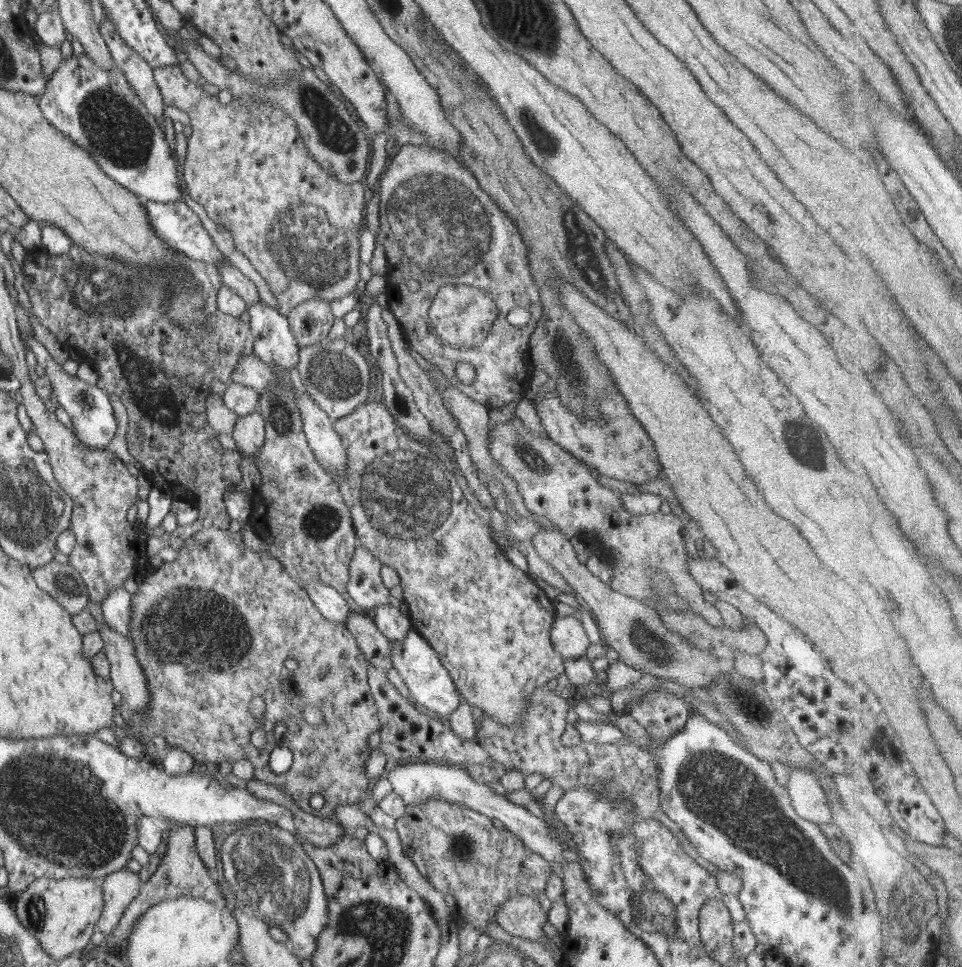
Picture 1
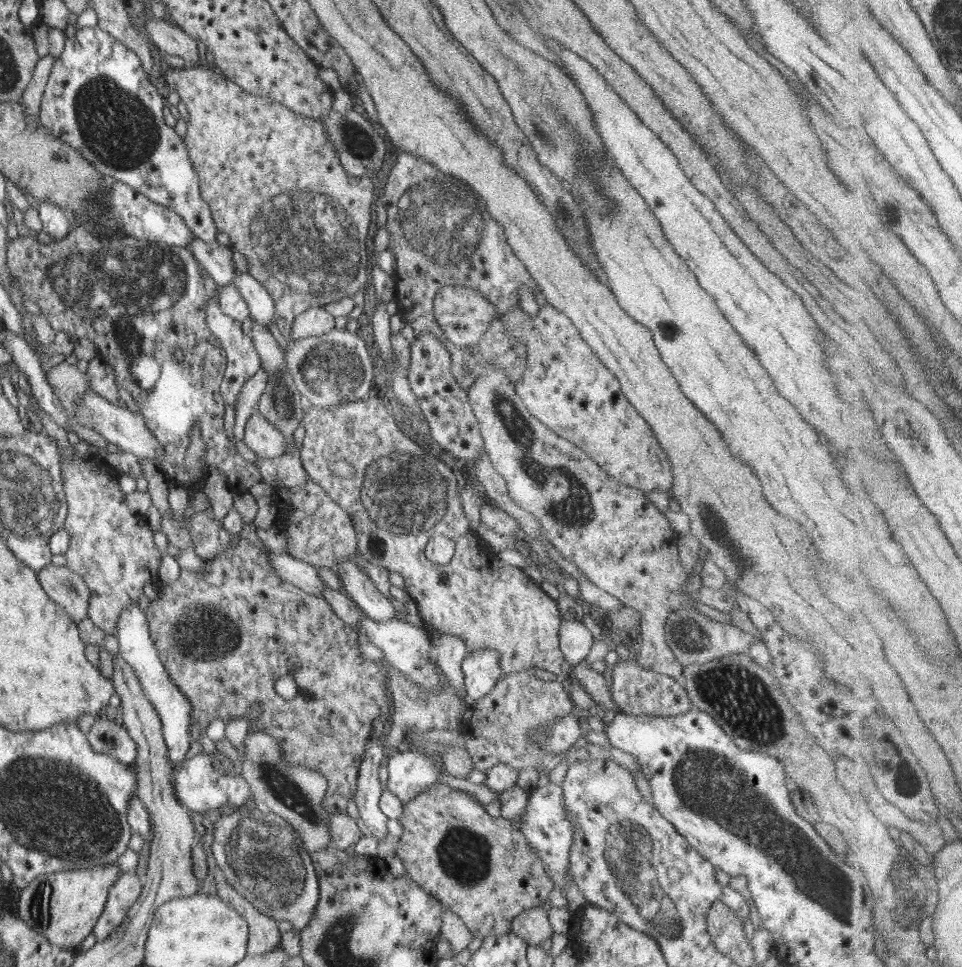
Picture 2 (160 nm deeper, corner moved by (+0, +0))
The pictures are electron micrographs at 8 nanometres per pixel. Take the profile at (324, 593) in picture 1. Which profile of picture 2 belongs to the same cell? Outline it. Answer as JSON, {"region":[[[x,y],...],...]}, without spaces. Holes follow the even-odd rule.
{"region":[[[268,550],[269,562],[273,570],[282,580],[301,588],[305,593],[321,597],[324,587],[328,587],[318,574],[318,571],[307,562],[295,559],[288,553],[276,554]]]}

